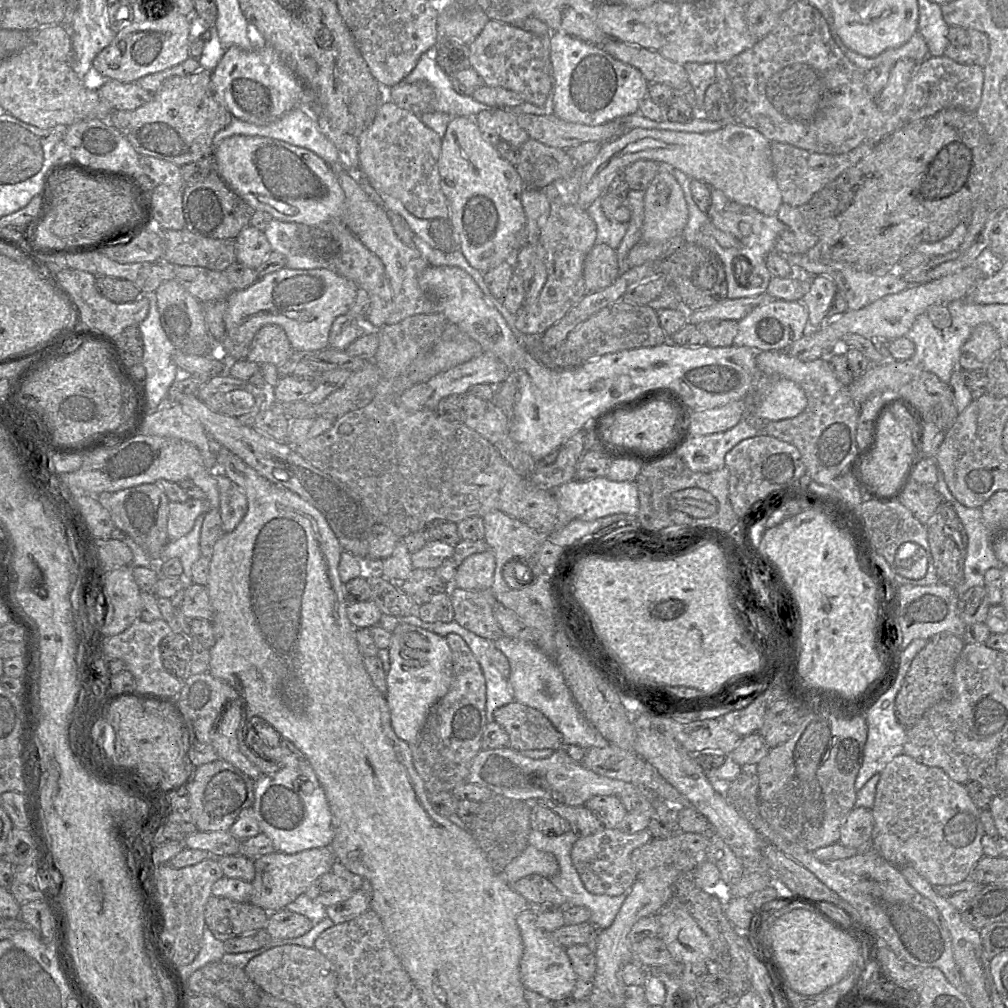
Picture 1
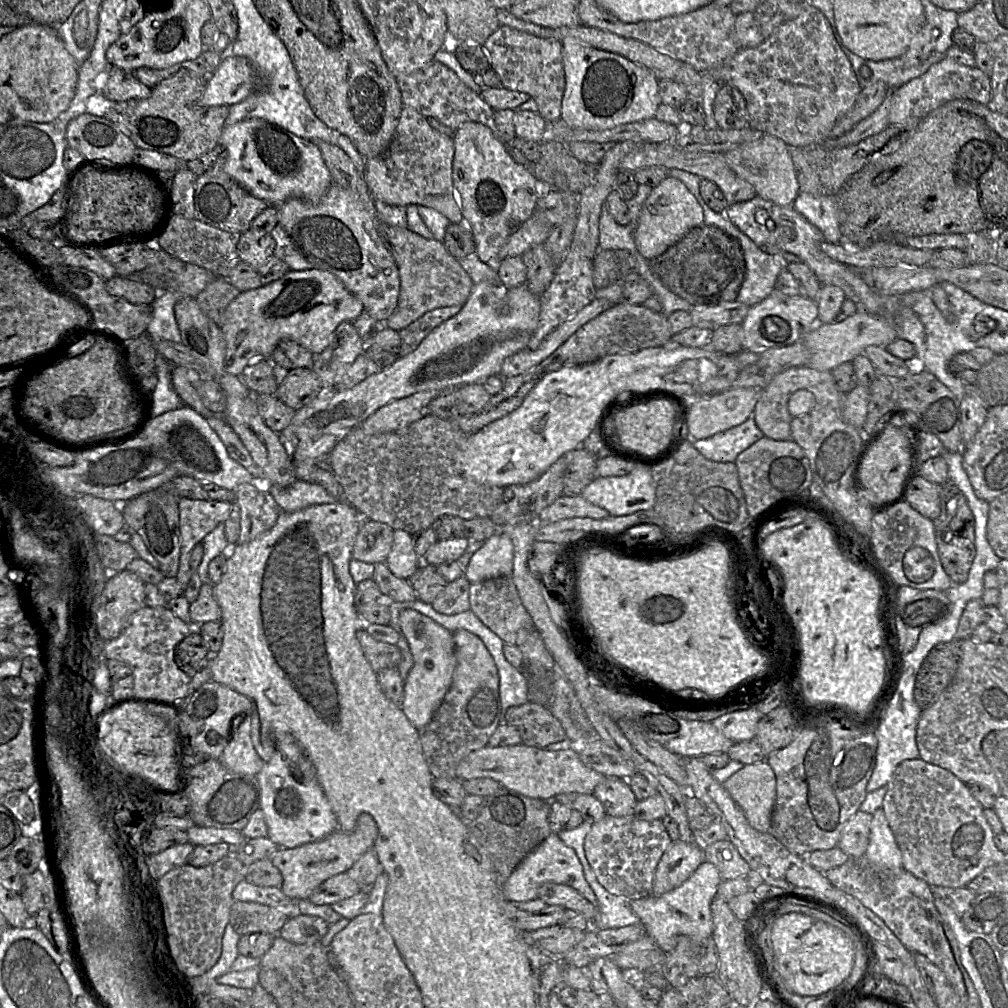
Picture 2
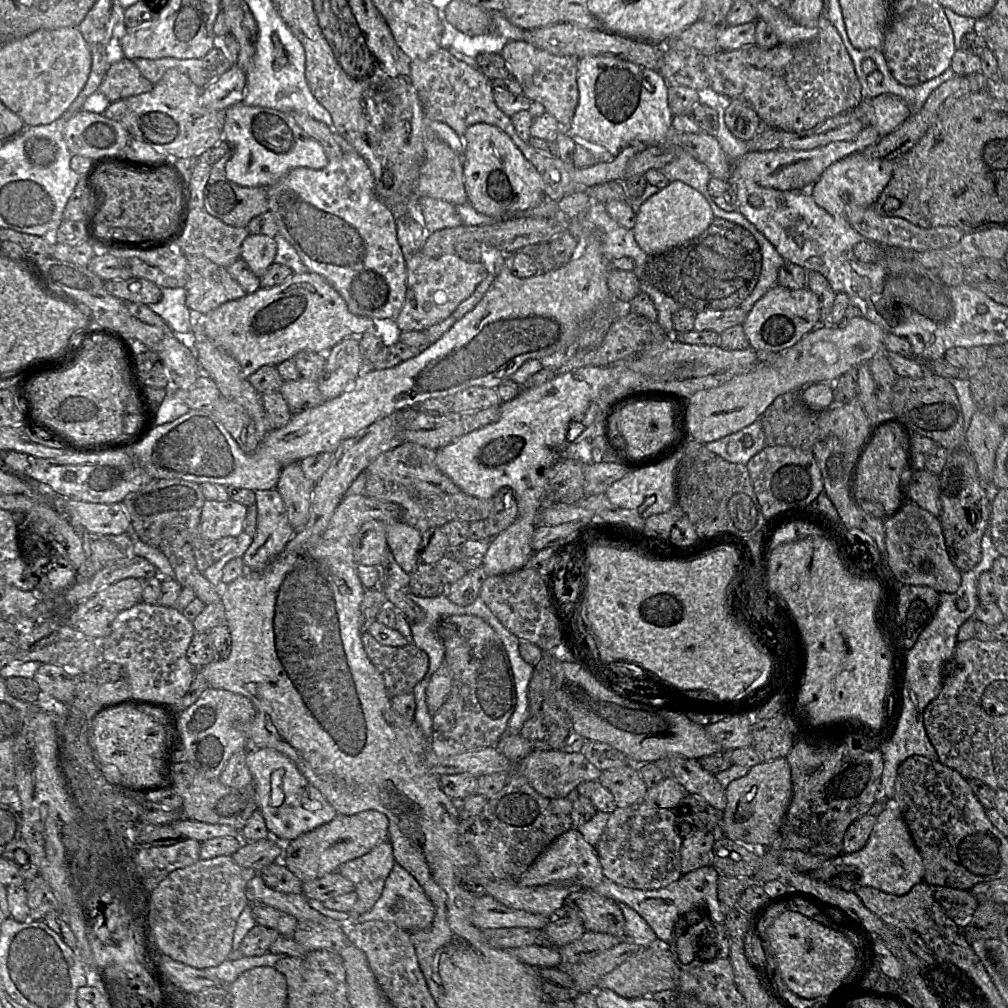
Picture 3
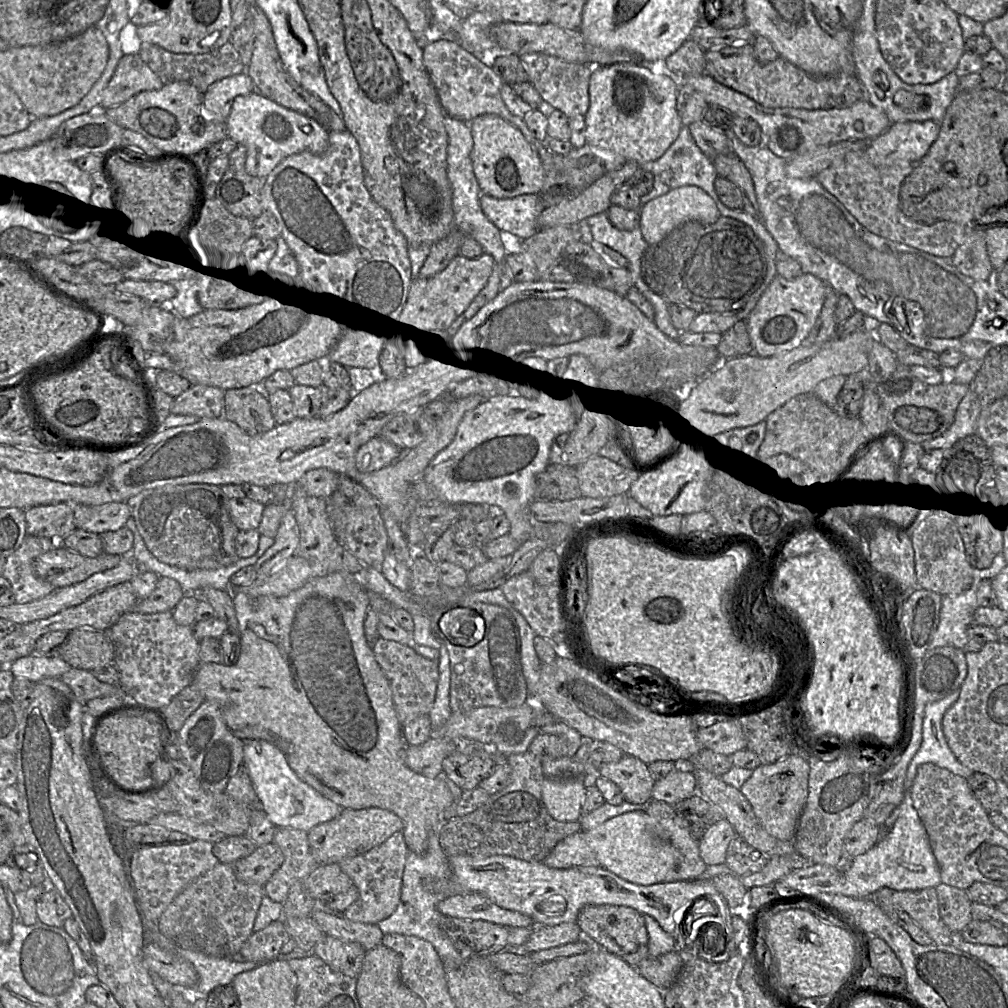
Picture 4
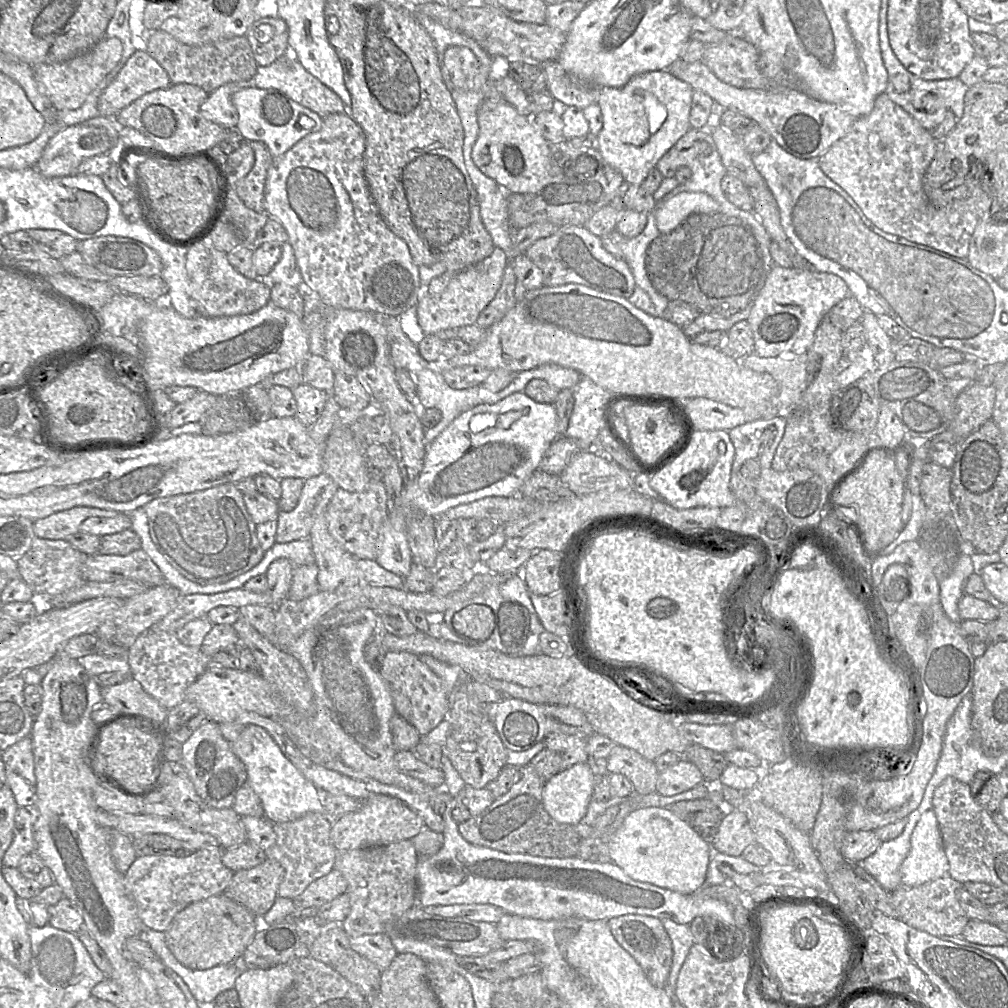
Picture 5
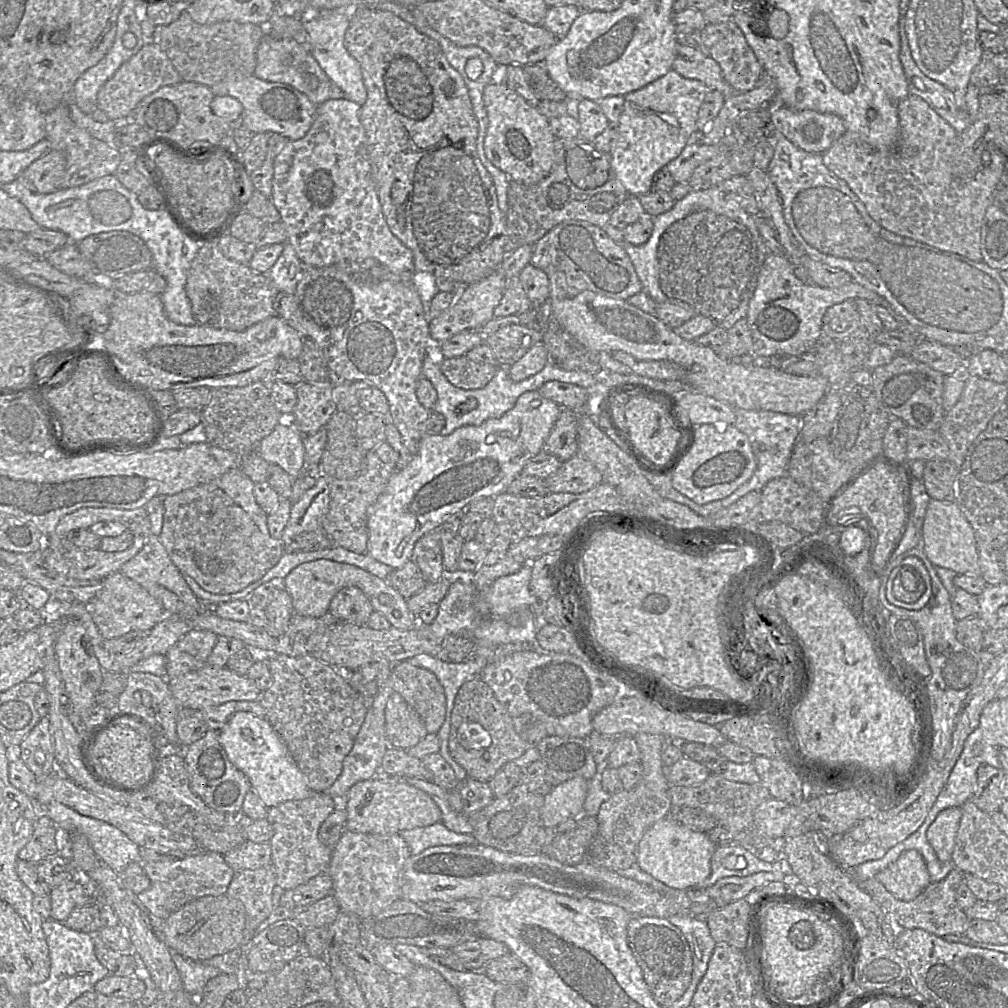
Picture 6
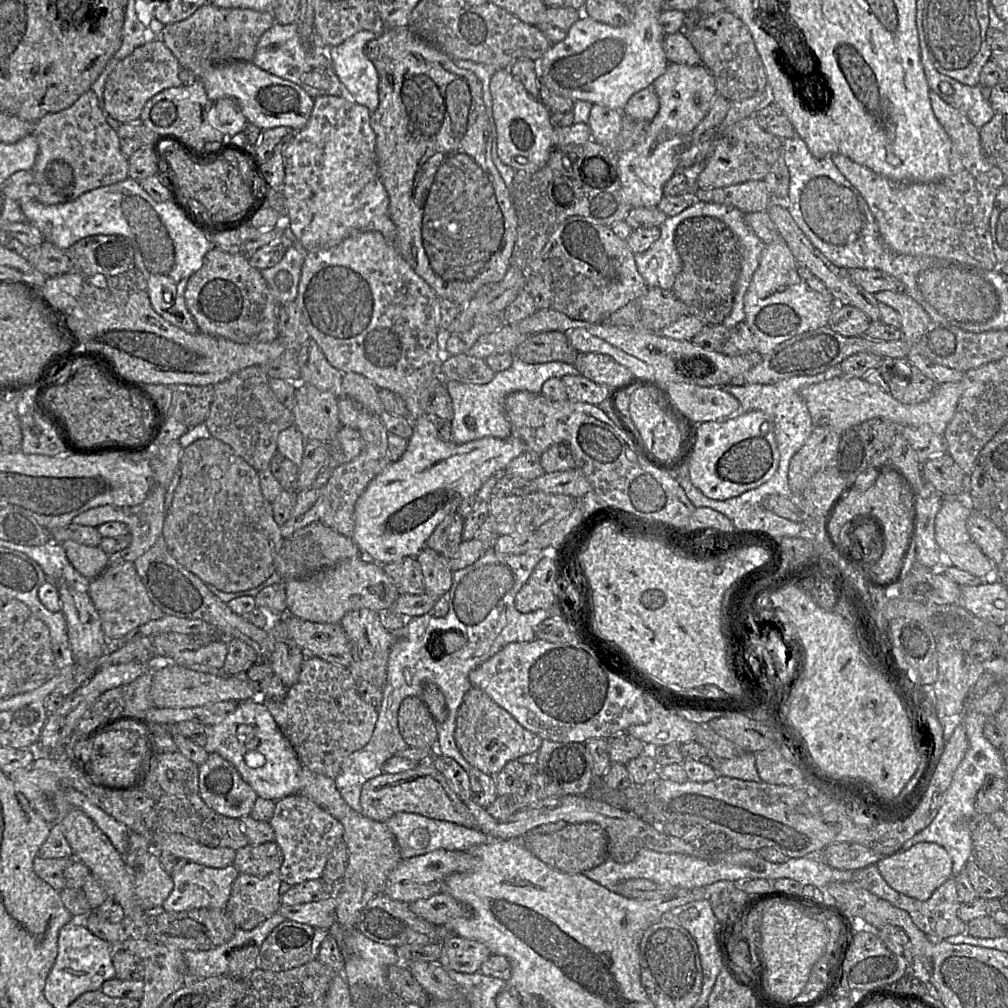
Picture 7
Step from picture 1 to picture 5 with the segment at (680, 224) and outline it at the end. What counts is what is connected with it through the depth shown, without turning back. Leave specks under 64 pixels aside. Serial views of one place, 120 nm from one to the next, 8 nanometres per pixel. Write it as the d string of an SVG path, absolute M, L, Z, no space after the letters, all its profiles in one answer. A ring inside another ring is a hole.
M681 192L663 203L658 203L654 213L659 232L665 234L677 227L691 214L720 212L719 203L704 192Z

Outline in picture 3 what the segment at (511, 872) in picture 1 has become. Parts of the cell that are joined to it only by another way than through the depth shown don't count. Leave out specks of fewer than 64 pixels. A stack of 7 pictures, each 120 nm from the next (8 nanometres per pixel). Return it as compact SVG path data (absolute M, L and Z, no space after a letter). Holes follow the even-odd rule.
M573 828L556 838L524 872L517 883L524 887L542 886L557 883L573 883L593 890L604 878L597 851L582 834Z

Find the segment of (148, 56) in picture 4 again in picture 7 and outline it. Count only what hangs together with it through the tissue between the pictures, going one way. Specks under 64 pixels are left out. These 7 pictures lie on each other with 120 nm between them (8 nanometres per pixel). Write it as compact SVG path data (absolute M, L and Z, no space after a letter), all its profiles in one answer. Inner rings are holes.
M211 3L199 7L188 18L165 25L159 39L177 58L181 69L193 78L220 63L252 61L262 34L276 23L274 13L242 8L219 8Z

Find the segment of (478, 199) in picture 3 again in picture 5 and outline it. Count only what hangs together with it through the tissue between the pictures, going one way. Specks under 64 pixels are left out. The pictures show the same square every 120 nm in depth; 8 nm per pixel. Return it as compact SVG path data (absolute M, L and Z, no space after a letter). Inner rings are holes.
M484 99L478 108L479 134L472 148L474 164L494 179L506 192L528 193L545 185L549 174L549 142L534 125L532 116L524 116L504 99Z

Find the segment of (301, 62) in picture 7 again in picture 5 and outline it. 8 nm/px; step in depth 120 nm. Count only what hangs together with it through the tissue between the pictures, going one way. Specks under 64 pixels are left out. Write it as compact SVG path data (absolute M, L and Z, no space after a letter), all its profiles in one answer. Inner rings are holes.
M287 51L286 54L267 66L258 66L255 75L249 81L249 85L260 89L277 90L293 101L314 111L322 119L330 114L343 113L344 108L347 108L340 97L316 77L311 75L291 51Z

